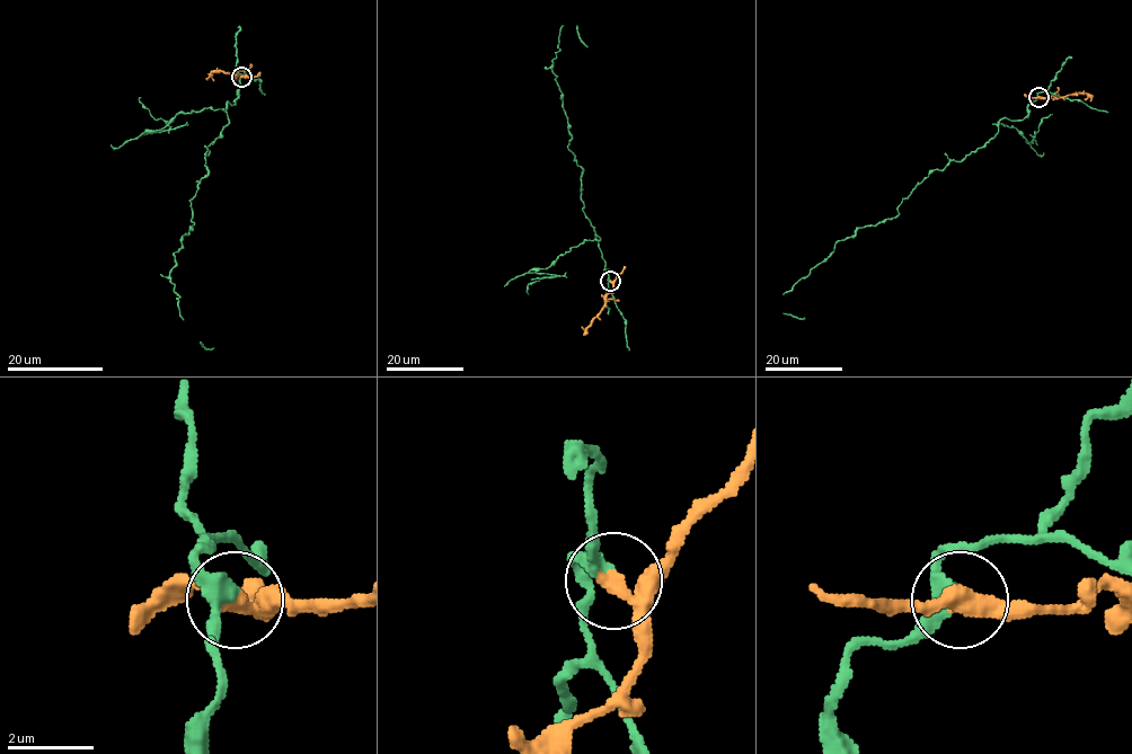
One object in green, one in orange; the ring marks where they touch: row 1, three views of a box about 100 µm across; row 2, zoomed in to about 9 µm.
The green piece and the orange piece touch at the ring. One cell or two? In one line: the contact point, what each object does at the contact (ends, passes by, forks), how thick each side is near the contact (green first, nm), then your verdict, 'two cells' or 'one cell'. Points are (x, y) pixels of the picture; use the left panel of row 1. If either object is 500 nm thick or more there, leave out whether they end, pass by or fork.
place (241, 77); green passes by; orange passes by; calibres 340 and 300 nm; two cells

